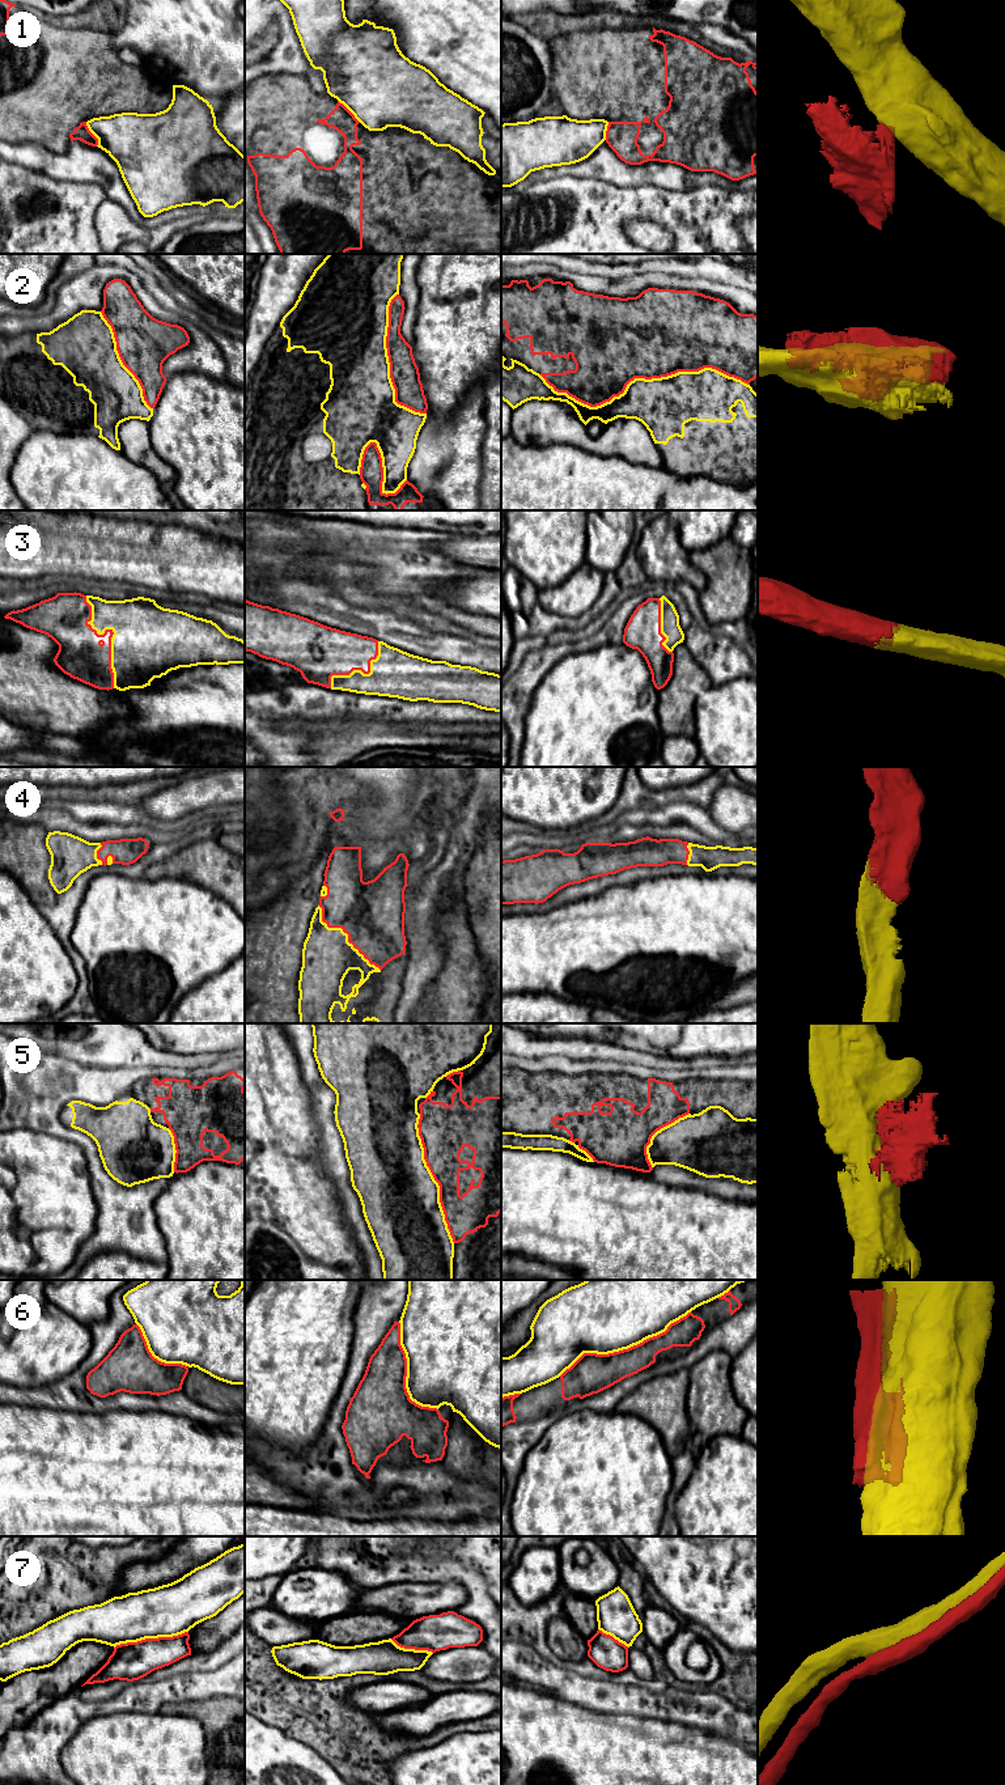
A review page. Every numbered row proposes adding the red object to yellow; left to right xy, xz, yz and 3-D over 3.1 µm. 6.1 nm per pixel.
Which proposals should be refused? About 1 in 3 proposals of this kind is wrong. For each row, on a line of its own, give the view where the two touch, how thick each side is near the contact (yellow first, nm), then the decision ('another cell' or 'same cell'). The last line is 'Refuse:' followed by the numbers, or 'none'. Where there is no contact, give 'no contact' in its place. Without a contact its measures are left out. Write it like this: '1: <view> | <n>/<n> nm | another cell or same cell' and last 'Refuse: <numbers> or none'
1: xy | 320/90 nm | another cell
2: yz | 340/500 nm | another cell
3: xy | 440/280 nm | same cell
4: xz | 320/400 nm | same cell
5: xz | 480/260 nm | another cell
6: yz | 500/240 nm | another cell
7: xy | 320/240 nm | another cell
Refuse: 1, 2, 5, 6, 7

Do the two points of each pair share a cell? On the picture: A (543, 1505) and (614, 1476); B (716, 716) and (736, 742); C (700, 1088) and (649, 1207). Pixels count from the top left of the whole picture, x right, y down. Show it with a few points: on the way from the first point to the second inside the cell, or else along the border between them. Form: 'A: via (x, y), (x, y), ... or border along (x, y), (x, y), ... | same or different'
A: via (560, 1505), (579, 1505), (597, 1487) | same
B: via (722, 723), (736, 736) | same
C: border along (619, 1166), (649, 1173) | different

